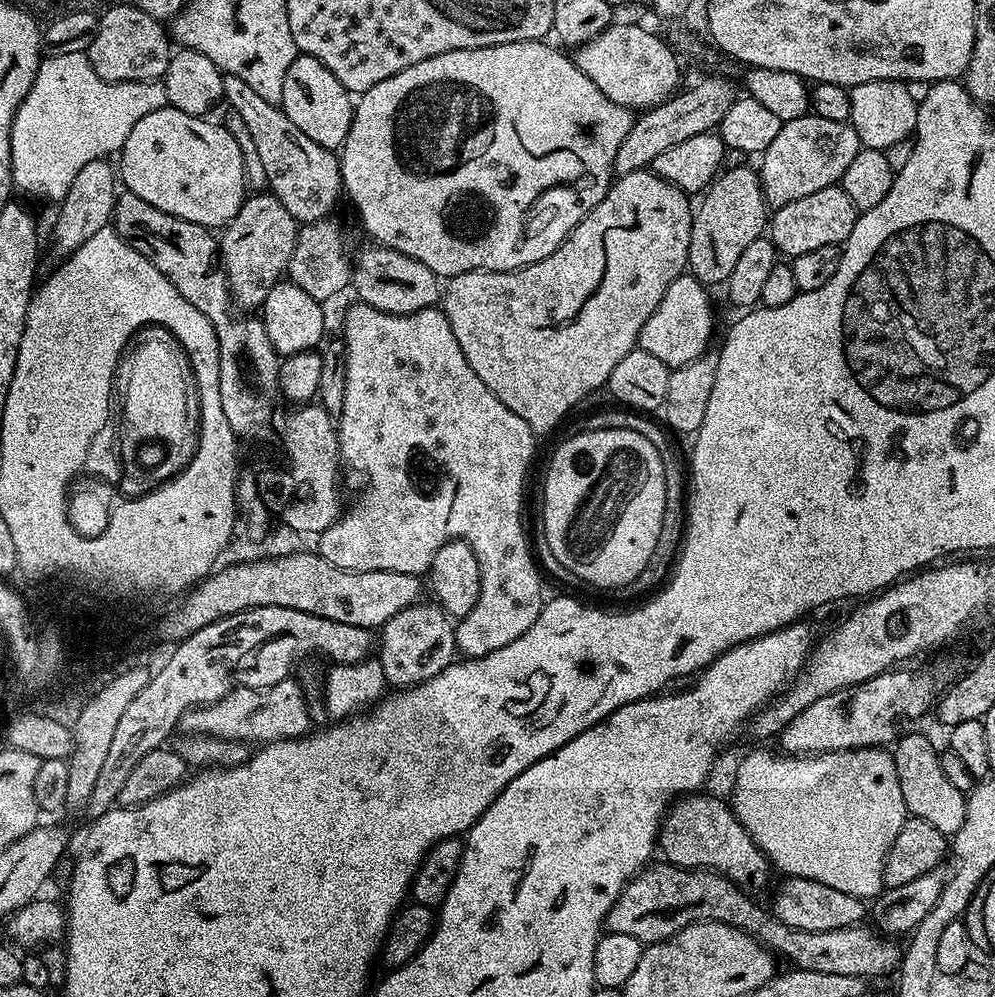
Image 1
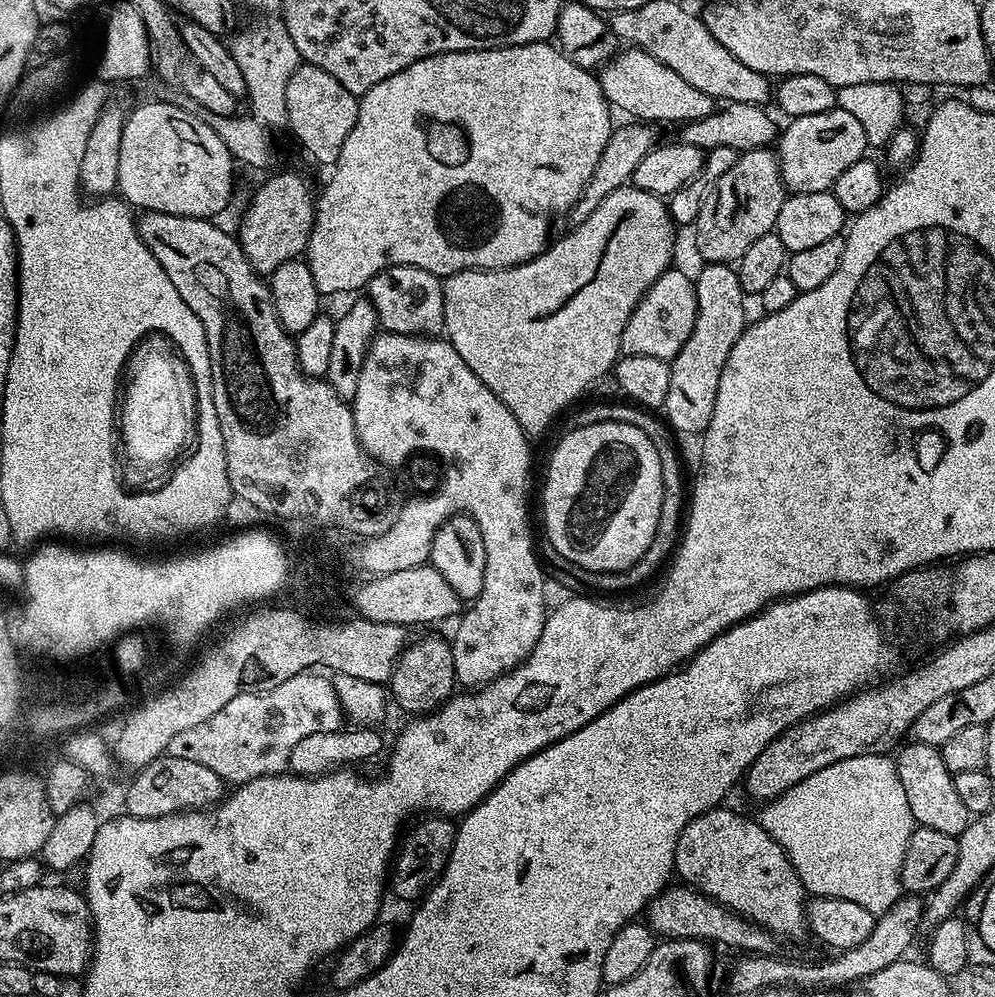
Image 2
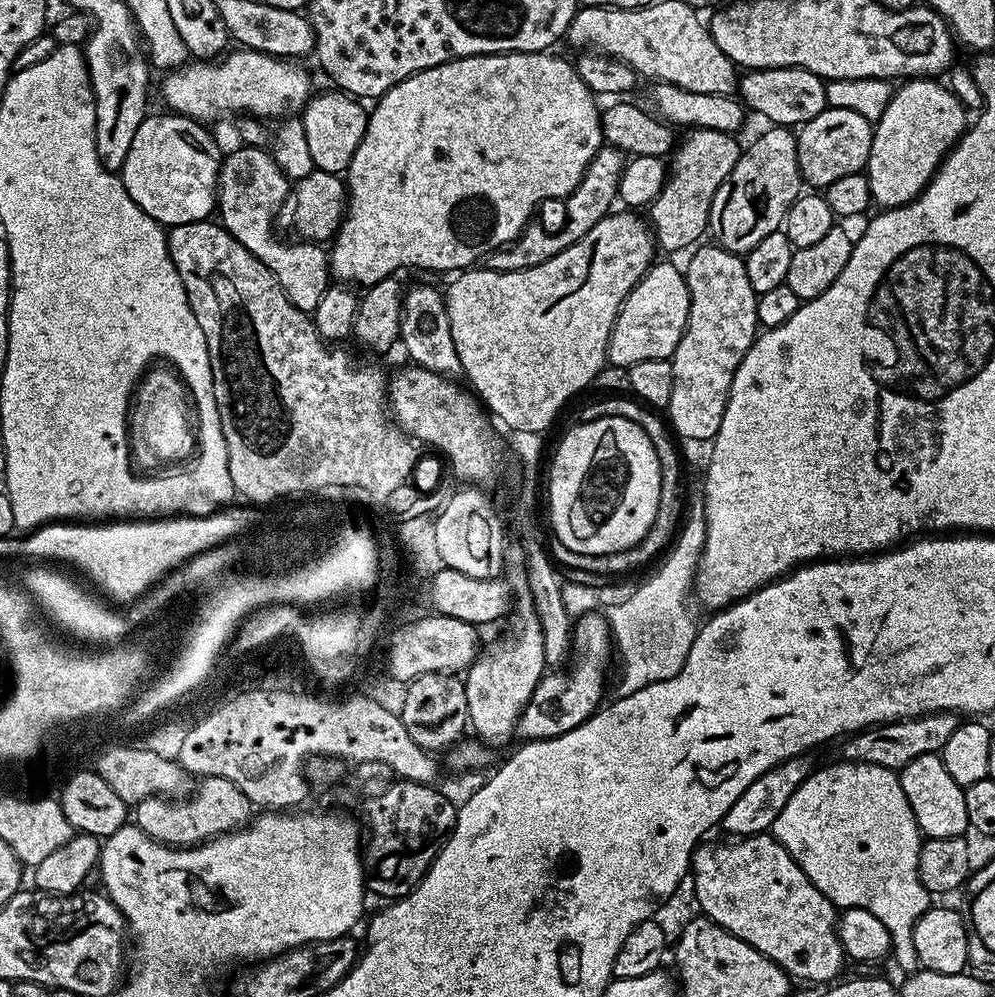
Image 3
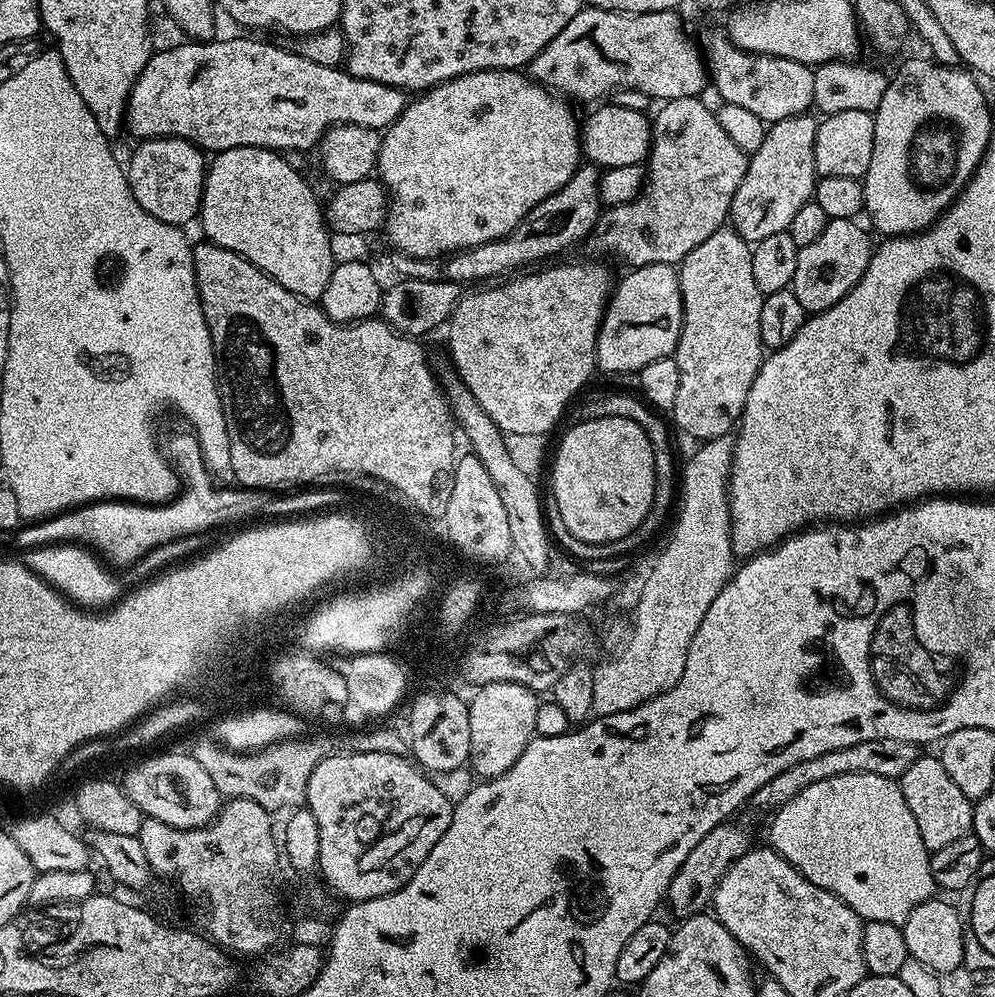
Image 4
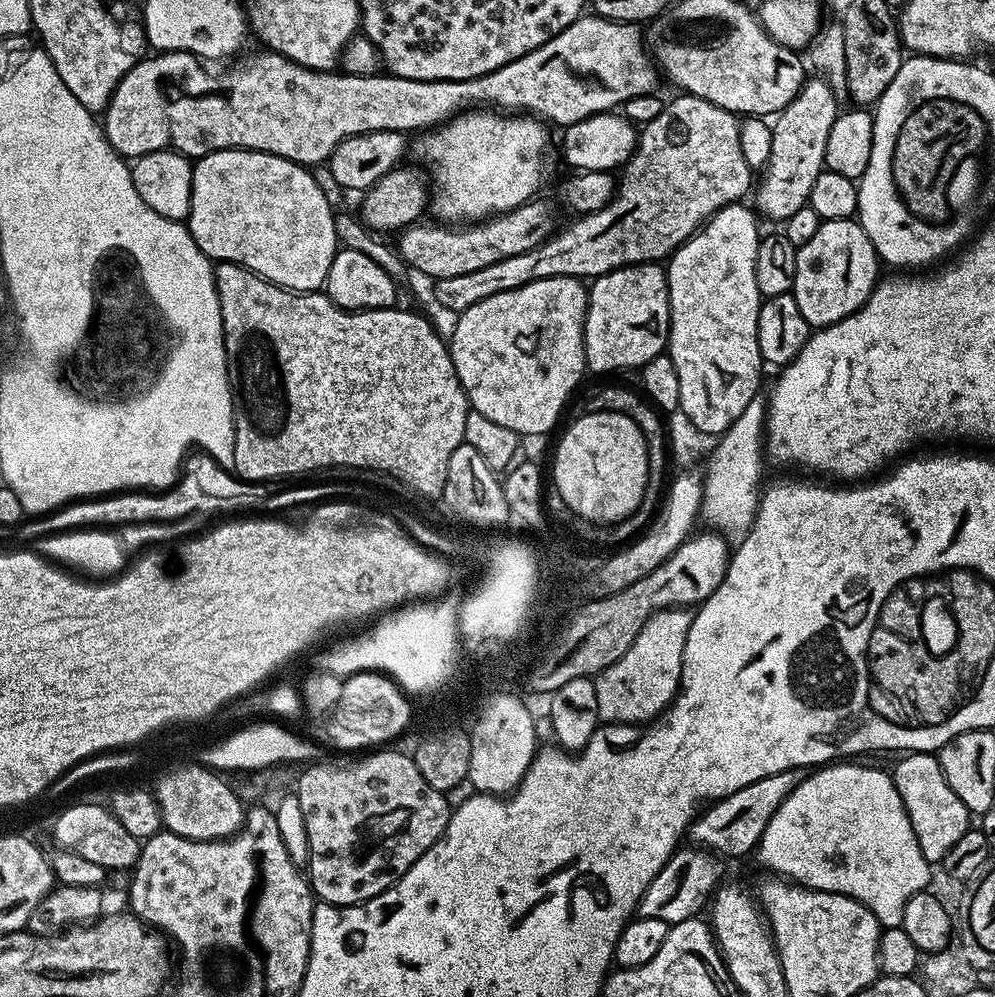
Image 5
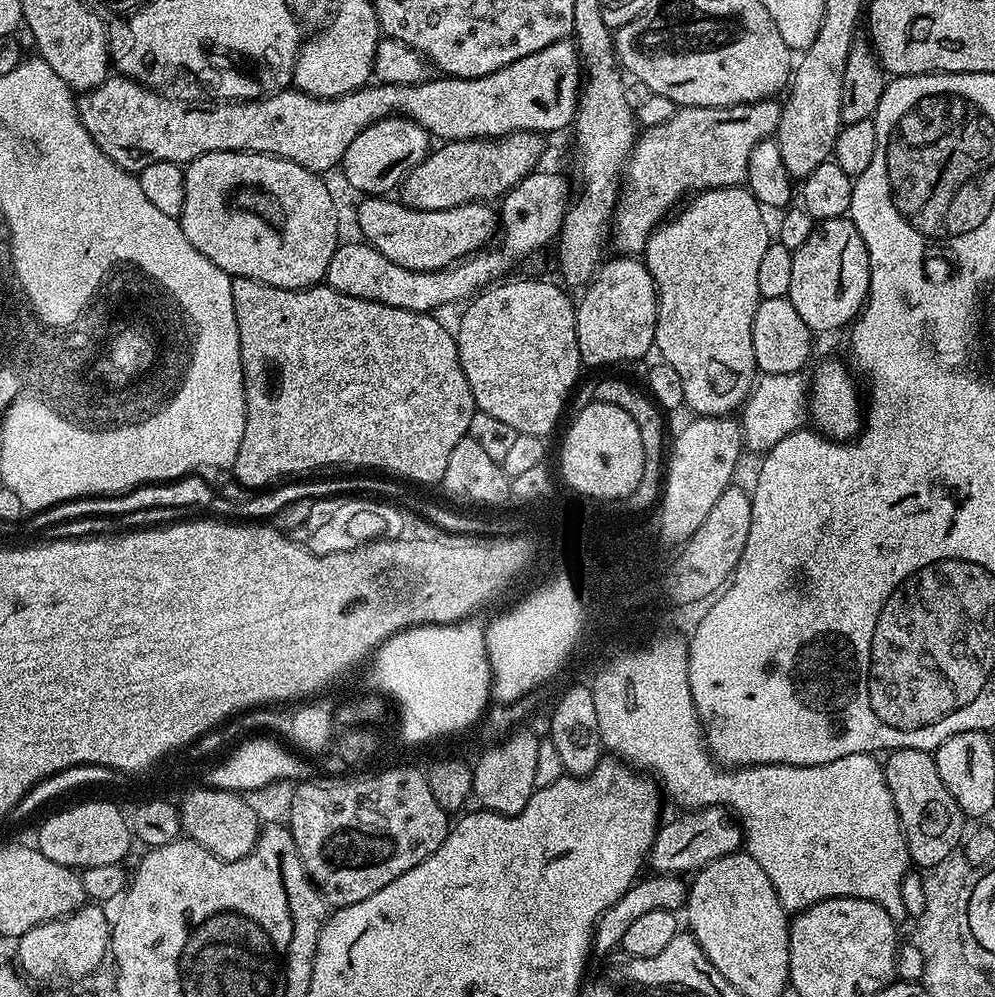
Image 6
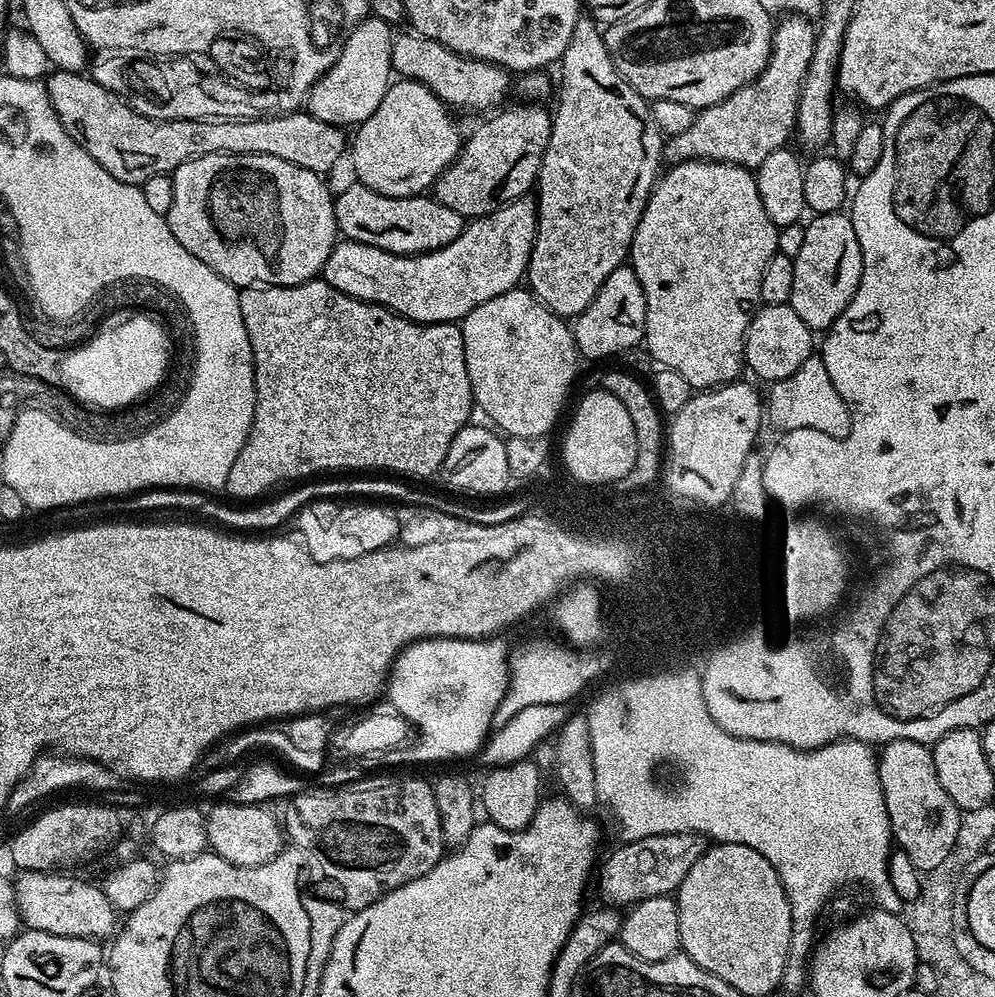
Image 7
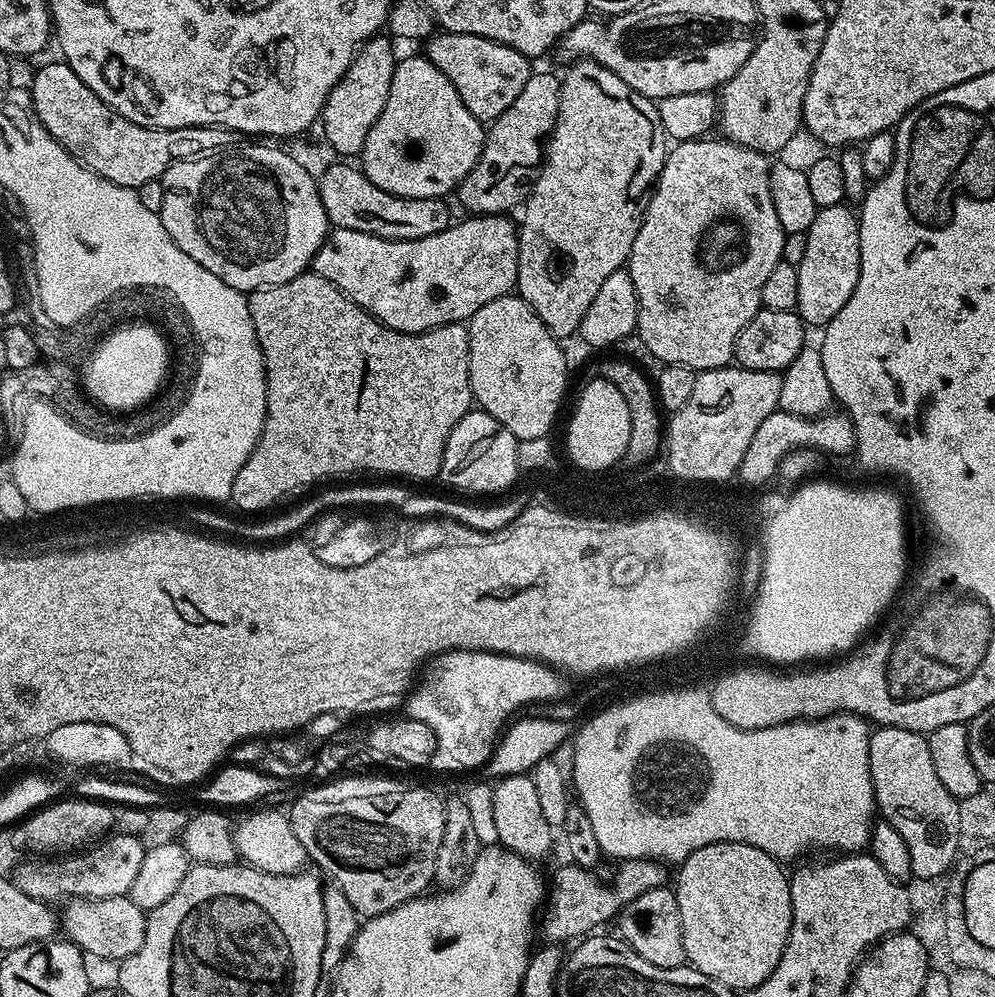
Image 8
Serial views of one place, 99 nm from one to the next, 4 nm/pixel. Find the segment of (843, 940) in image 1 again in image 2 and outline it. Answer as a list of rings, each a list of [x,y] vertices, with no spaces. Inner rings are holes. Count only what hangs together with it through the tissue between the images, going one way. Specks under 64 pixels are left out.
[[[691,886],[679,887],[665,888],[648,904],[646,923],[653,932],[664,938],[703,940],[711,942],[713,945],[725,944],[728,948],[737,948],[737,953],[740,954],[770,956],[777,951],[777,937],[762,926],[758,926],[744,916],[739,916],[736,912],[731,912],[726,906],[722,906],[716,900],[712,900]]]

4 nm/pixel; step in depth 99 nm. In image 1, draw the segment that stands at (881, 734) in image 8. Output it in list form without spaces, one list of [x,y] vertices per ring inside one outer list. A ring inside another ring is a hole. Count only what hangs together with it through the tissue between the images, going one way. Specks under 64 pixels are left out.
[[[912,732],[909,736],[901,735],[895,741],[892,757],[898,770],[898,786],[902,786],[902,798],[906,802],[909,813],[922,822],[930,822],[934,830],[943,836],[953,837],[966,818],[968,805],[965,793],[949,782],[946,774],[942,774],[940,752],[920,732]]]

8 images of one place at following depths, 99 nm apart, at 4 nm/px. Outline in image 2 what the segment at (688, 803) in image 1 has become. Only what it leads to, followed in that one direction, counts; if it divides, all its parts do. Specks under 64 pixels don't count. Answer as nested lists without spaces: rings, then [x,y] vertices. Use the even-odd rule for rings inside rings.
[[[728,806],[711,808],[695,816],[682,830],[680,841],[676,847],[675,875],[681,876],[685,885],[691,886],[698,892],[703,892],[712,900],[726,906],[731,912],[752,920],[758,926],[771,932],[777,938],[783,936],[800,936],[809,931],[808,914],[806,911],[806,893],[790,858],[770,838],[770,834],[760,825],[759,819],[747,820],[736,812],[731,812]]]

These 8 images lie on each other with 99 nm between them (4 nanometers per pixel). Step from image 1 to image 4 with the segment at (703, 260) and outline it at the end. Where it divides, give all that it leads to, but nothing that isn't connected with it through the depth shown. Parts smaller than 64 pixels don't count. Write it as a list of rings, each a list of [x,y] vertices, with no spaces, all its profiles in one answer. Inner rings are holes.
[[[812,114],[773,120],[767,125],[762,146],[758,146],[758,150],[748,156],[746,174],[734,190],[728,215],[732,231],[747,240],[749,245],[758,243],[762,238],[770,238],[770,234],[775,232],[787,232],[790,222],[794,222],[794,214],[798,214],[798,210],[802,210],[802,206],[813,199],[818,179],[814,166],[814,138],[817,127],[817,117]]]

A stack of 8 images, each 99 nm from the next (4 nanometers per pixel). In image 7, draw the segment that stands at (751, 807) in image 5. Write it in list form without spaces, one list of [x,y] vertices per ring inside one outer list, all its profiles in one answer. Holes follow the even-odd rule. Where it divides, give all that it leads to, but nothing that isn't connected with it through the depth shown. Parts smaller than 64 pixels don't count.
[[[693,832],[658,834],[641,840],[629,840],[619,845],[608,857],[603,857],[598,868],[600,896],[608,906],[631,906],[655,896],[672,896],[682,878],[690,874],[690,866],[702,858],[706,847],[705,837]]]

